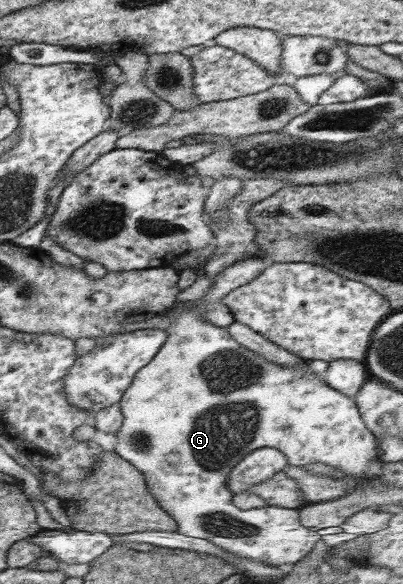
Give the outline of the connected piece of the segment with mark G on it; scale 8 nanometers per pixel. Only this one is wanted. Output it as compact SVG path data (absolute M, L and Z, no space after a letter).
M193 305L181 307L173 306L169 313L164 314L171 319L171 327L165 328L169 330L169 346L165 346L165 350L161 350L161 354L157 354L157 362L153 362L153 366L145 366L145 370L141 370L141 374L137 374L137 382L133 383L133 390L129 390L129 394L124 394L119 402L121 412L123 414L123 423L121 429L117 431L117 444L115 444L115 452L121 458L128 460L133 466L137 467L144 474L147 480L149 490L156 496L160 502L160 506L164 508L178 524L177 532L185 534L191 538L203 538L213 542L215 546L223 548L225 552L231 552L235 556L249 558L255 561L261 561L267 565L274 567L290 568L299 562L303 557L307 556L313 546L317 544L321 536L315 529L305 528L300 522L298 509L281 508L278 506L264 506L261 508L252 508L249 510L241 510L233 505L232 499L234 492L228 487L228 478L231 472L248 456L253 450L263 447L273 447L283 451L288 457L288 462L292 466L305 466L313 463L329 464L337 469L341 469L348 475L355 477L373 477L381 470L381 461L378 459L380 450L377 446L376 435L369 430L368 425L364 422L360 414L359 407L355 404L354 398L338 391L335 387L329 386L325 382L323 375L314 373L308 363L299 371L298 369L285 369L269 363L267 359L263 359L260 355L254 354L248 347L241 346L227 330L227 327L219 327L208 323L203 319L199 311L193 309Z

